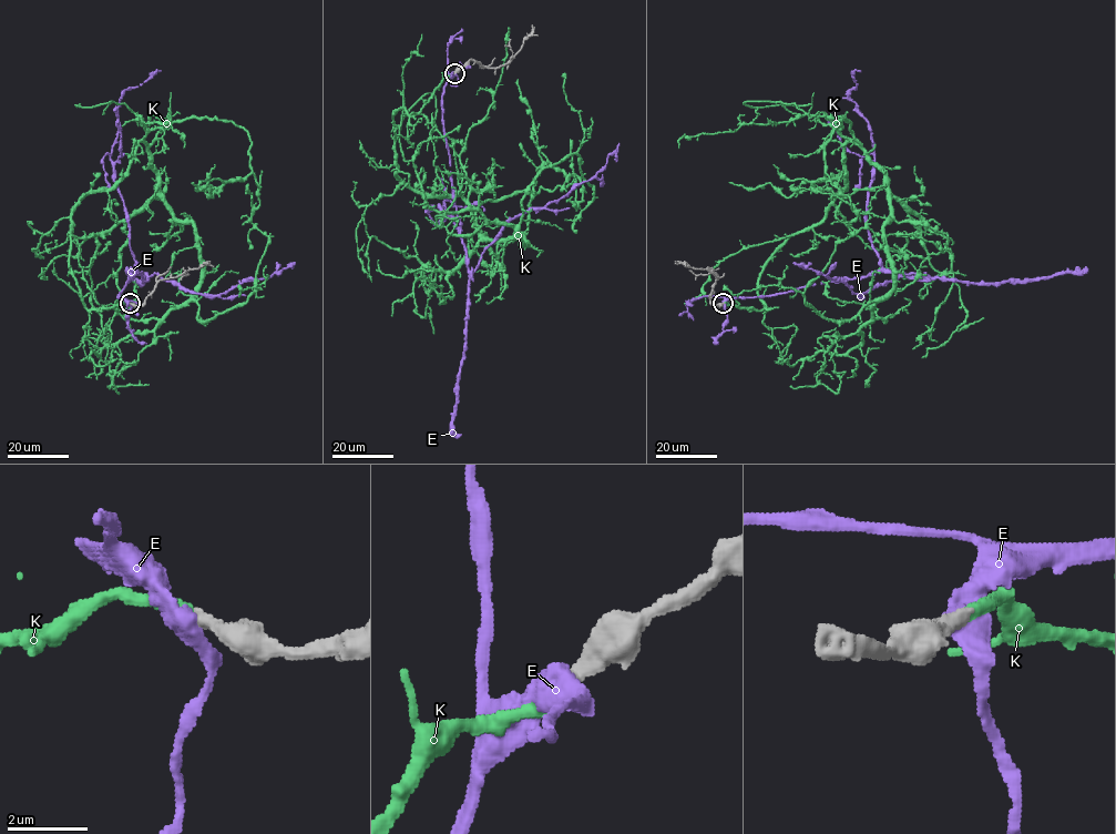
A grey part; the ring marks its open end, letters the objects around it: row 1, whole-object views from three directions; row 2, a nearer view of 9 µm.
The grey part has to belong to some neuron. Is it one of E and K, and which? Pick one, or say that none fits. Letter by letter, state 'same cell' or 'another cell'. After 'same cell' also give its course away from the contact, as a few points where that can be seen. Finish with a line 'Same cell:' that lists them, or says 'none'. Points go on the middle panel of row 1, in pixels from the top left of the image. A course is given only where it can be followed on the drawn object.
E: another cell
K: same cell; it runs (453, 73), (393, 114), (395, 174), (525, 243), (528, 186), (576, 153), (593, 200), (574, 232)
Same cell: K

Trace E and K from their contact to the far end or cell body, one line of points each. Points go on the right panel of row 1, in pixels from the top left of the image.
E: (722, 303), (862, 278), (878, 271), (921, 277), (902, 273), (858, 295), (843, 282), (792, 263)
K: (723, 303), (766, 309), (850, 142), (884, 176), (892, 288), (846, 319), (805, 302), (838, 242), (882, 248)

